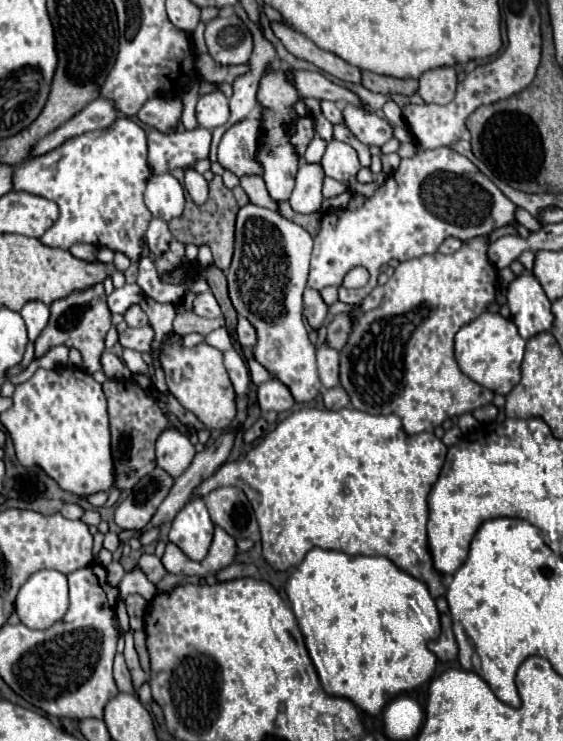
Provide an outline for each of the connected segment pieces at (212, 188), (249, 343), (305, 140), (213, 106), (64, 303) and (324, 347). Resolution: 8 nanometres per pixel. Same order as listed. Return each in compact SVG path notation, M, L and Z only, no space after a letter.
M215 175L213 181L209 183L209 199L203 205L195 205L191 201L191 197L187 195L185 201L185 211L183 215L179 215L177 219L169 221L169 231L173 235L173 239L181 241L183 245L207 245L213 253L213 265L219 267L221 271L227 271L231 257L233 257L233 229L235 229L235 217L237 211L241 207L245 207L249 203L247 193L237 185L233 189L227 189L221 181L221 175Z
M239 317L239 321L237 321L237 341L241 347L253 347L253 343L257 341L255 331L245 317Z
M299 117L299 121L291 127L291 133L293 133L293 135L291 135L291 143L295 145L297 153L303 155L305 149L307 149L307 145L309 145L309 141L311 141L313 135L315 135L311 117Z
M211 91L197 101L197 123L205 129L225 125L229 119L229 99L221 91Z
M97 283L83 291L73 291L71 295L57 299L49 305L51 317L47 327L41 331L41 335L35 341L35 359L43 357L51 347L67 345L75 347L83 355L83 367L87 373L95 373L101 369L99 357L105 351L105 335L111 329L111 311L107 307L107 295L103 289L103 283Z
M321 343L317 347L317 367L321 383L329 389L339 383L339 351L329 347L327 343Z

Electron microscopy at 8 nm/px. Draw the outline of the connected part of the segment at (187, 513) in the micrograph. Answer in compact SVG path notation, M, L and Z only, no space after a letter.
M193 497L175 515L169 531L169 541L175 543L195 561L201 561L213 539L213 521L207 513L203 497Z

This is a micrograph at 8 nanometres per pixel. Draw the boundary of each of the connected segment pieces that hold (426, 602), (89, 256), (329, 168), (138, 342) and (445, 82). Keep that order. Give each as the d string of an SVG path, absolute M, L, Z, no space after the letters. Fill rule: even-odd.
M313 547L303 563L295 569L295 573L289 577L287 585L285 585L285 591L287 591L287 597L291 601L291 607L293 607L293 613L297 617L297 623L301 627L301 633L305 637L305 645L309 649L309 655L313 659L313 665L319 673L319 679L321 679L321 685L323 689L333 695L333 697L343 697L343 699L349 699L353 701L363 713L367 715L379 715L385 705L401 695L401 693L407 693L407 691L413 691L415 687L419 687L421 683L425 683L427 679L431 679L433 671L435 671L435 665L437 665L437 657L427 649L427 643L437 639L437 635L441 633L441 625L439 625L439 611L435 607L435 601L433 597L429 595L425 583L413 579L411 575L405 575L405 571L401 571L399 567L395 567L387 557L383 555L345 555L341 551L325 551L325 549L319 549L319 547Z
M79 243L79 245L73 245L71 247L71 253L75 255L75 257L79 257L79 259L83 259L83 261L95 261L95 255L97 255L97 249L95 247L89 247L89 245L83 245L83 243ZM89 251L93 251L93 253L89 253Z
M335 139L327 145L321 165L323 165L323 171L327 177L333 177L341 183L347 183L347 179L351 175L357 175L357 171L361 169L357 151L351 145L335 141Z
M145 325L145 327L139 327L139 329L125 329L121 335L119 335L119 343L123 347L129 347L129 349L135 349L139 353L151 353L151 343L155 339L155 331L151 325Z
M437 67L431 71L425 71L419 77L419 95L425 103L437 103L445 105L453 101L457 89L457 75L453 67Z

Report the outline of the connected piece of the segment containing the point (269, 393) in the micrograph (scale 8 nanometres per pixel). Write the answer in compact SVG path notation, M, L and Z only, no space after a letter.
M269 379L265 383L261 383L257 387L257 403L259 409L265 411L289 411L293 407L293 395L289 395L289 389L277 381L277 379Z

